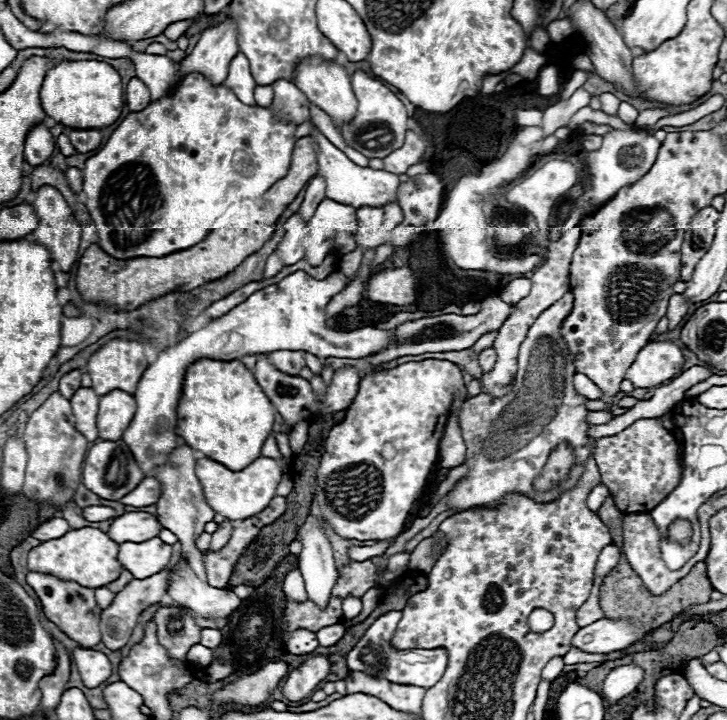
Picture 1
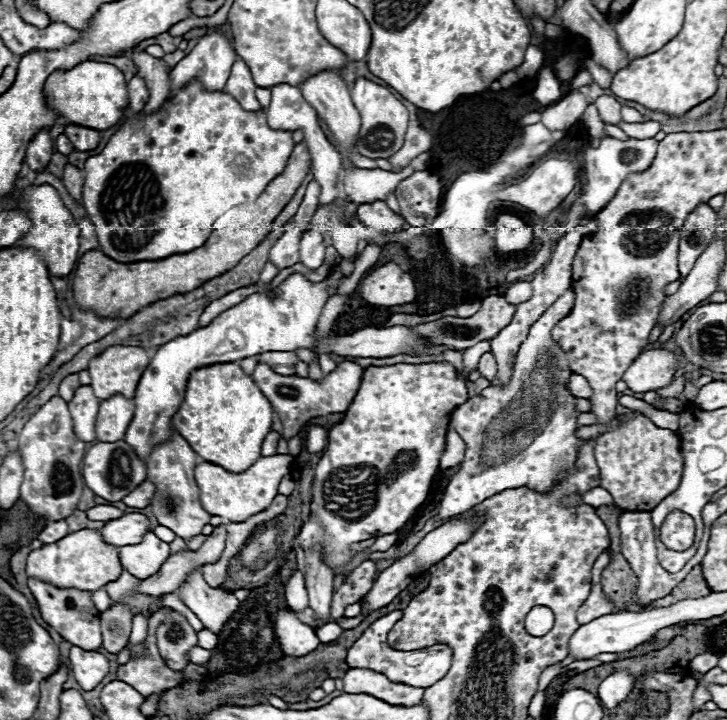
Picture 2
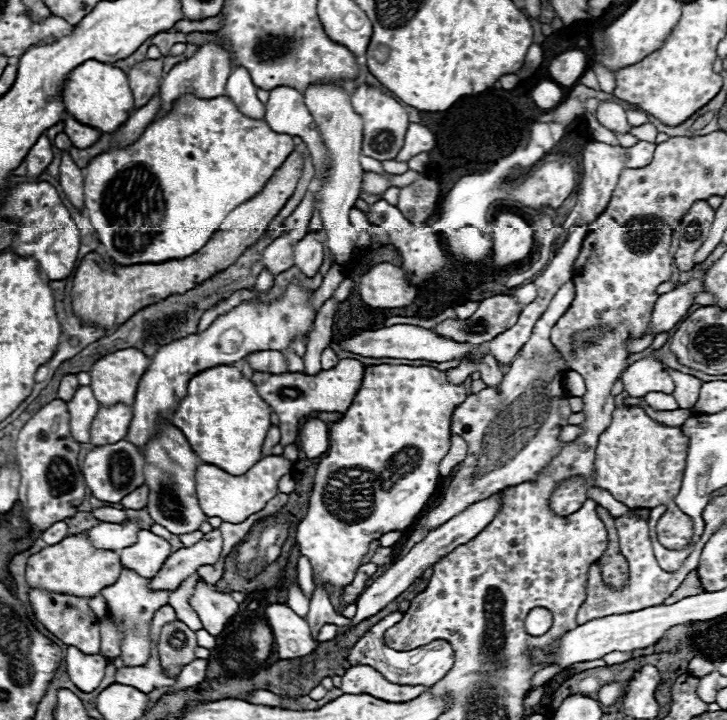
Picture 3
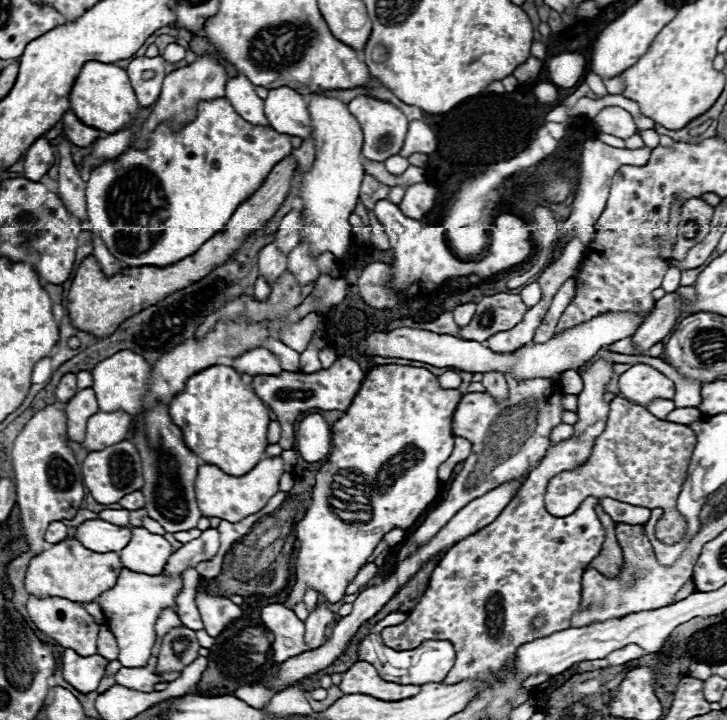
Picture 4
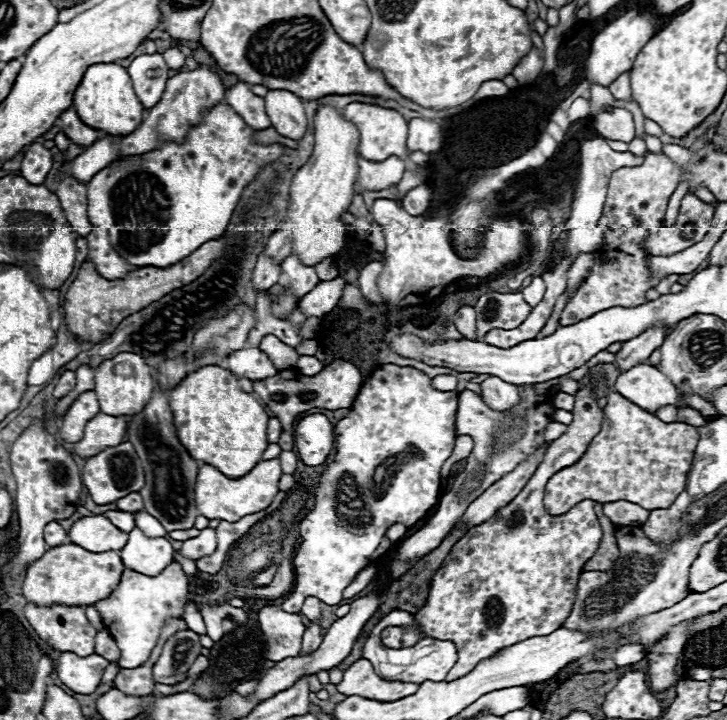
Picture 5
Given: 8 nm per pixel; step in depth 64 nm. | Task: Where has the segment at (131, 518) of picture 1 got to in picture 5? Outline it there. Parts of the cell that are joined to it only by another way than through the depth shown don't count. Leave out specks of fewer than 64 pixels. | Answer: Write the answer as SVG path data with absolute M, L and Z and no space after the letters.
M98 514L98 516L80 518L68 532L68 538L70 542L90 552L108 552L108 550L122 550L128 540L128 534L114 528L110 520Z

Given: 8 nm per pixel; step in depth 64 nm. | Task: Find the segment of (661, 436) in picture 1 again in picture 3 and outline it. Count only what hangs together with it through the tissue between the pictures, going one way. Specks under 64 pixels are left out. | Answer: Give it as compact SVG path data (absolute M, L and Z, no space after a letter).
M618 406L612 414L612 424L600 434L594 468L596 478L590 484L586 484L584 480L568 480L554 490L550 506L556 514L576 512L584 504L588 488L598 486L608 490L618 502L628 508L654 508L658 504L666 504L668 510L656 526L659 542L672 550L680 550L690 544L694 524L690 516L682 514L672 502L672 498L678 494L678 488L682 484L682 472L686 468L686 436L680 428L654 422L638 406Z

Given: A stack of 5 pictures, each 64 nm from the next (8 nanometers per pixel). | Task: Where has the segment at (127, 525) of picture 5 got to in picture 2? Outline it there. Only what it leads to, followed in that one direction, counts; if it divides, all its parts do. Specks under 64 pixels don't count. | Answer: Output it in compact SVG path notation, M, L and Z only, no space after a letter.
M94 506L94 508L88 508L86 510L86 516L90 520L98 520L98 522L108 522L108 520L116 520L120 518L124 512L114 508L114 506Z

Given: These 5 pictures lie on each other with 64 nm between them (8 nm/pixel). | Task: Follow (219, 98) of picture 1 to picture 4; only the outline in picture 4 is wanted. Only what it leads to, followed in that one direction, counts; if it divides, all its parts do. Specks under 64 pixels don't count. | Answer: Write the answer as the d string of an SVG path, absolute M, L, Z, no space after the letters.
M216 98L216 100L202 100L196 104L196 118L188 124L184 124L178 132L172 132L168 122L162 122L156 126L156 130L150 134L148 146L146 148L128 148L126 152L122 152L118 158L114 160L104 160L102 164L94 166L90 172L90 178L86 182L86 204L88 204L88 222L92 226L92 230L96 230L106 248L110 250L110 254L124 262L126 266L166 266L166 264L174 264L174 260L182 260L186 256L192 256L206 240L210 240L210 236L216 236L218 232L222 232L224 224L230 220L230 216L234 214L234 210L238 208L238 204L242 204L246 198L250 198L266 180L266 176L270 174L270 170L282 162L288 154L292 152L292 144L290 144L290 136L286 134L278 134L274 132L270 126L258 126L258 124L250 124L246 122L226 98Z

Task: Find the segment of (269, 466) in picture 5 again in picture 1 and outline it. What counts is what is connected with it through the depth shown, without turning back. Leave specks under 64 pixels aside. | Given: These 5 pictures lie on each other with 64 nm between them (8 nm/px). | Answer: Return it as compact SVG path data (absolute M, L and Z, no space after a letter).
M260 456L252 464L248 464L244 470L234 472L216 460L200 458L196 462L196 476L202 482L204 496L214 512L222 514L228 520L246 520L254 514L262 512L262 508L266 508L270 504L270 500L276 496L276 486L284 472L282 466L286 466L288 462L290 460L286 460L286 458L272 460L272 458Z

